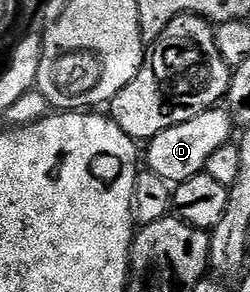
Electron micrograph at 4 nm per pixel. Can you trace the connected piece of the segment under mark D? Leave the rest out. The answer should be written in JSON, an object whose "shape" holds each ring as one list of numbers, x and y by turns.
{"shape":[[217,105,198,113,190,121,182,121,182,125,174,125,154,138,147,140,148,163,147,170,158,173,166,182,173,185,185,183,190,177,201,174,207,168,210,157,215,150,226,145,232,138,234,120,232,112]]}

